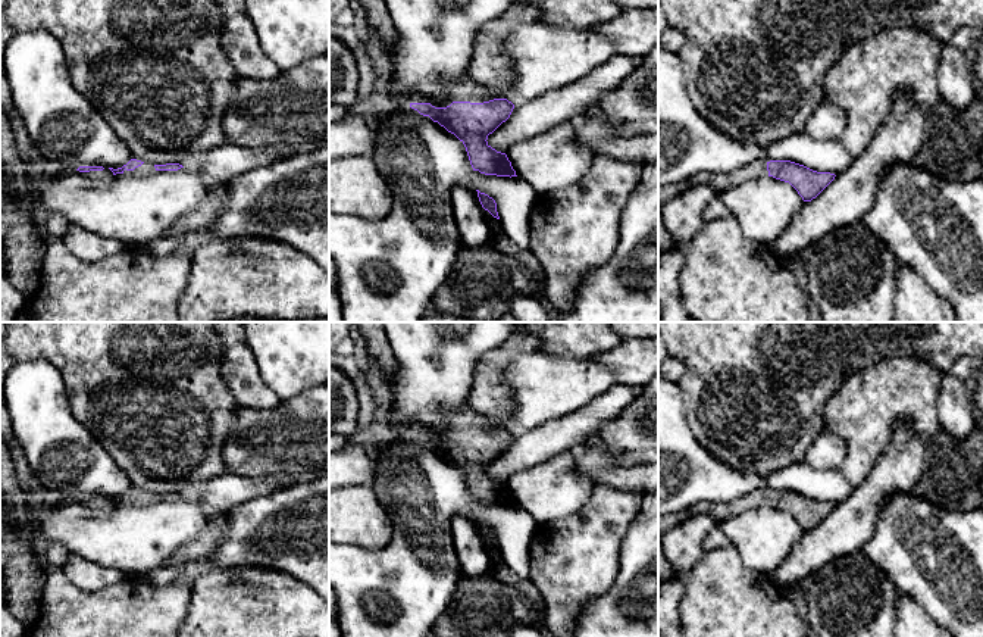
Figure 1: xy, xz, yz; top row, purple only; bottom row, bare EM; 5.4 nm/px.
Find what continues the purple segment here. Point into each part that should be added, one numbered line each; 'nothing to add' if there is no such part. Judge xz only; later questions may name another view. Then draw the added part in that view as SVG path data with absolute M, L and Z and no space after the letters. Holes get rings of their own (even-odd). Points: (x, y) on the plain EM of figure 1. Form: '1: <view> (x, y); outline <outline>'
1: xz (463, 420); outline M467 399L451 416L453 431L483 433L488 431L491 425L492 418L472 410Z

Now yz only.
1: yz (720, 512); outline M755 490L749 494L736 497L730 502L721 502L721 503L701 502L682 512L658 516L658 535L667 533L670 528L686 521L694 515L708 515L714 518L720 525L721 522L733 516L738 516L749 509L767 505L768 505L767 491L763 490Z

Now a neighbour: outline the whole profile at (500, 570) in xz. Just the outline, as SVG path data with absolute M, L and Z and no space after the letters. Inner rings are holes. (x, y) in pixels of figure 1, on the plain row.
M483 538L486 550L491 558L489 574L508 586L520 590L541 612L544 611L544 597L530 580L525 580L517 575L503 559L501 550L494 547L488 540Z

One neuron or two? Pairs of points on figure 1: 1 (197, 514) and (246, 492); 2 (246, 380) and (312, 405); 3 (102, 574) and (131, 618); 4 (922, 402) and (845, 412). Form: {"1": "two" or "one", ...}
{"1": "two", "2": "two", "3": "two", "4": "one"}

